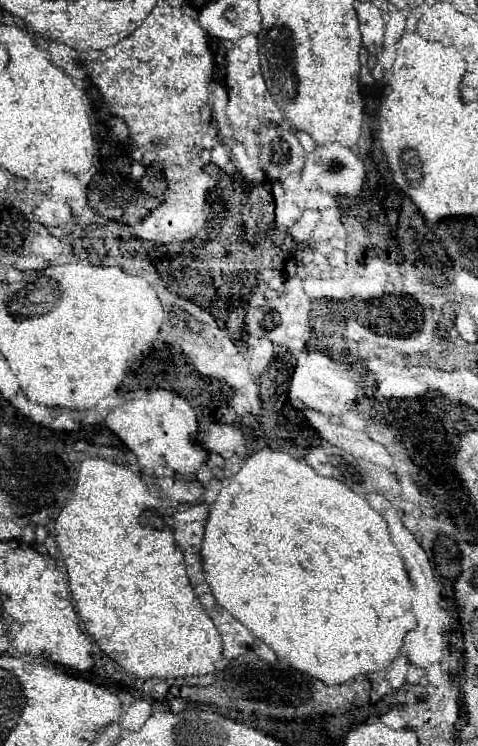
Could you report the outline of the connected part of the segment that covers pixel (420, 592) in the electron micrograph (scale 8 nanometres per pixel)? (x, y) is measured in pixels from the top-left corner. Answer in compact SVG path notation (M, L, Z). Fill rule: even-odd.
M373 490L369 496L369 504L371 508L375 508L383 520L387 522L389 526L389 534L391 534L391 540L395 544L395 552L399 552L401 560L405 562L405 570L409 574L409 580L411 580L411 586L413 586L413 614L417 618L417 626L405 634L403 638L403 652L405 652L405 658L411 666L419 668L419 670L425 670L427 666L431 664L437 664L441 660L441 654L443 654L443 638L441 638L441 628L443 628L443 606L441 606L441 598L439 598L439 586L437 586L437 574L433 572L433 568L429 566L427 562L427 556L423 552L423 548L417 544L415 536L409 534L405 530L405 526L401 524L401 518L399 518L399 510L383 498L383 494L379 490Z

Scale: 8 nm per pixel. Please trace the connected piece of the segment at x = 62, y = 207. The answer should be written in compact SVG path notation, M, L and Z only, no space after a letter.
M45 198L39 202L39 206L33 210L33 220L43 226L61 226L69 222L69 206L65 200L59 198Z

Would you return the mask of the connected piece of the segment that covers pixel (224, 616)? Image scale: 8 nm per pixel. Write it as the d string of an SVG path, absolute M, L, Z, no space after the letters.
M215 604L211 608L211 614L213 614L213 620L221 632L221 638L223 638L221 656L231 660L231 658L245 654L247 648L253 644L255 636L237 618L233 618L227 610L223 610L219 604Z

